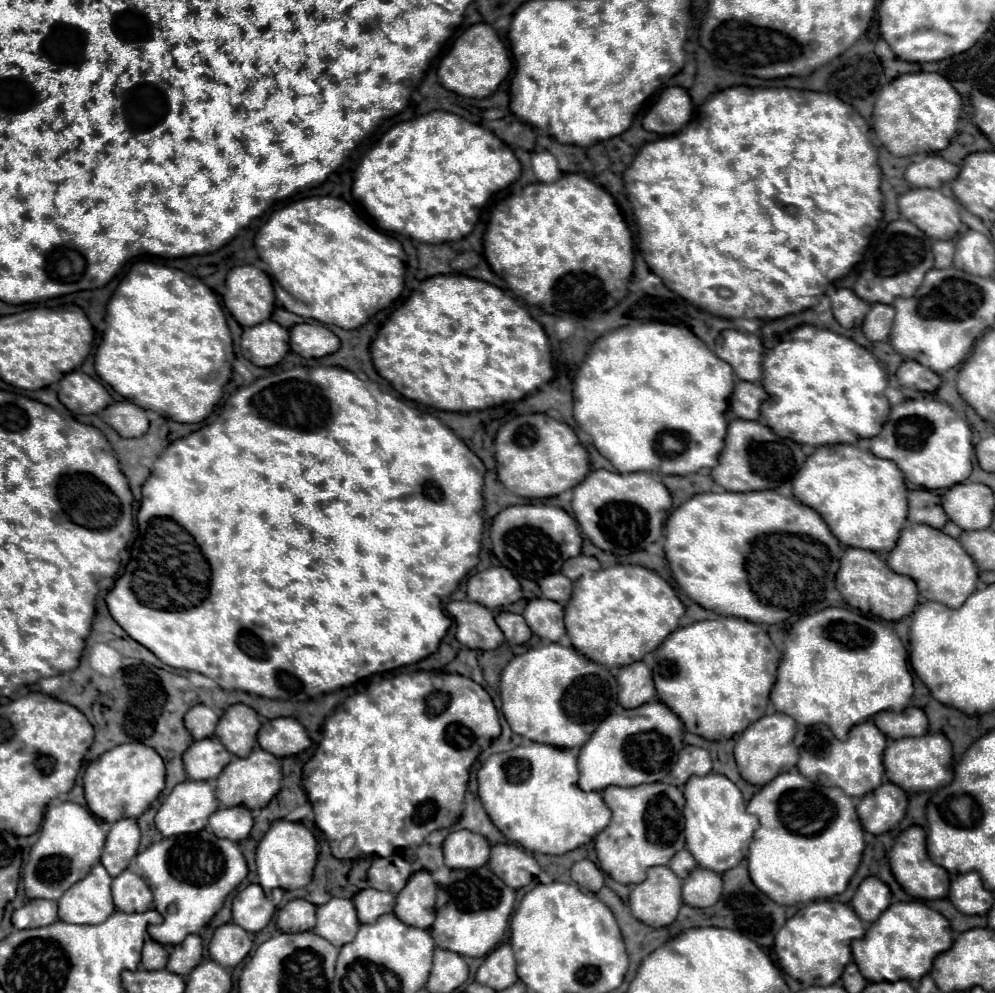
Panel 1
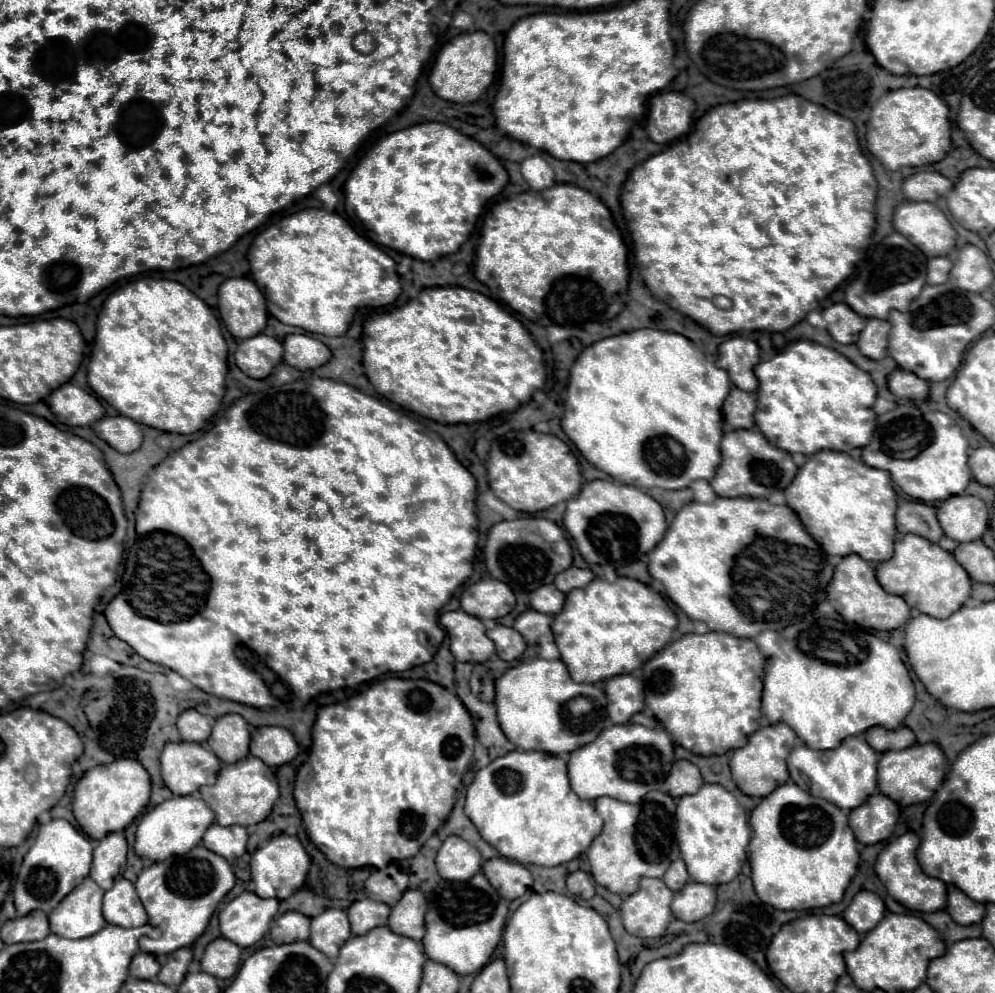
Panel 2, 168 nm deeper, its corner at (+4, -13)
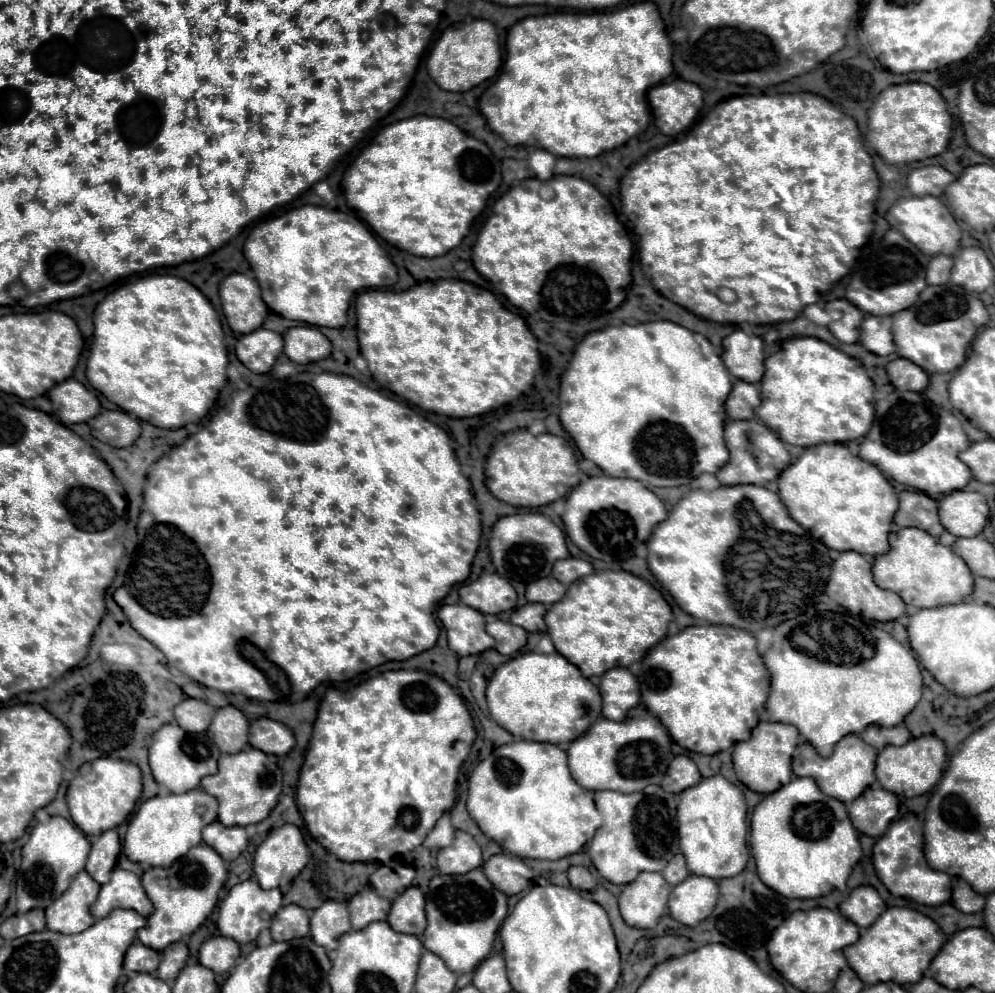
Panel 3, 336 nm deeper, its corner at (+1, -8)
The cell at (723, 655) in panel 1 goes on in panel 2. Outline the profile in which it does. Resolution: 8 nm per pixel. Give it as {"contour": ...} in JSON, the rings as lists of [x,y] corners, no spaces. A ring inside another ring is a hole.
{"contour":[[[710,631],[704,635],[682,635],[678,641],[668,643],[660,653],[644,663],[642,671],[646,707],[684,749],[706,757],[724,755],[726,751],[744,745],[744,741],[748,741],[748,735],[758,729],[764,663],[766,659],[752,639],[740,639],[718,631]]]}

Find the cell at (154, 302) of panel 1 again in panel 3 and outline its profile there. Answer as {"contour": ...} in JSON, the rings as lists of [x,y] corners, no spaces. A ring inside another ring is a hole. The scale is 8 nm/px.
{"contour":[[[151,274],[151,276],[141,276],[133,282],[123,284],[121,288],[113,290],[111,294],[105,296],[103,302],[97,304],[95,308],[95,334],[93,334],[93,344],[91,344],[91,356],[87,360],[87,380],[89,384],[99,390],[107,400],[111,400],[113,404],[117,404],[121,410],[125,410],[127,414],[137,416],[143,422],[151,422],[153,426],[159,428],[167,428],[167,430],[175,430],[175,428],[183,428],[187,424],[197,424],[201,422],[201,418],[209,412],[209,408],[215,404],[221,388],[227,382],[227,348],[225,348],[225,334],[221,328],[221,320],[219,314],[215,312],[215,308],[211,306],[211,302],[187,280],[177,278],[177,276],[169,276],[169,274]]]}

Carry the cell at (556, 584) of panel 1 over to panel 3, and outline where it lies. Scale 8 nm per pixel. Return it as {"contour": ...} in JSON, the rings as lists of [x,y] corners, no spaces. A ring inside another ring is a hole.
{"contour":[[[547,576],[543,580],[535,580],[527,586],[527,600],[529,602],[541,602],[545,606],[551,606],[555,602],[559,602],[567,592],[565,584],[559,584],[553,576]]]}

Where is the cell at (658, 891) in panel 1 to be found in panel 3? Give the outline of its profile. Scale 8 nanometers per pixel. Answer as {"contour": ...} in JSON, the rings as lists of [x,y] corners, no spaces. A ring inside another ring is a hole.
{"contour":[[[641,872],[619,896],[621,916],[631,928],[655,928],[667,914],[671,886],[657,872]]]}

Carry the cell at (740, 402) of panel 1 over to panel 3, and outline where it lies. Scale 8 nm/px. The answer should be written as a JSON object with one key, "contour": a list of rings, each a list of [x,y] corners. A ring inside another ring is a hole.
{"contour":[[[737,380],[725,402],[725,410],[731,420],[753,420],[755,408],[759,404],[761,404],[761,396],[759,396],[757,386]]]}

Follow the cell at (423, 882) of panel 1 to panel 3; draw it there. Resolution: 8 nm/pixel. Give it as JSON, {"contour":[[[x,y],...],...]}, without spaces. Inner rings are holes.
{"contour":[[[417,886],[407,888],[391,906],[387,922],[395,932],[421,936],[425,928],[425,896]]]}

